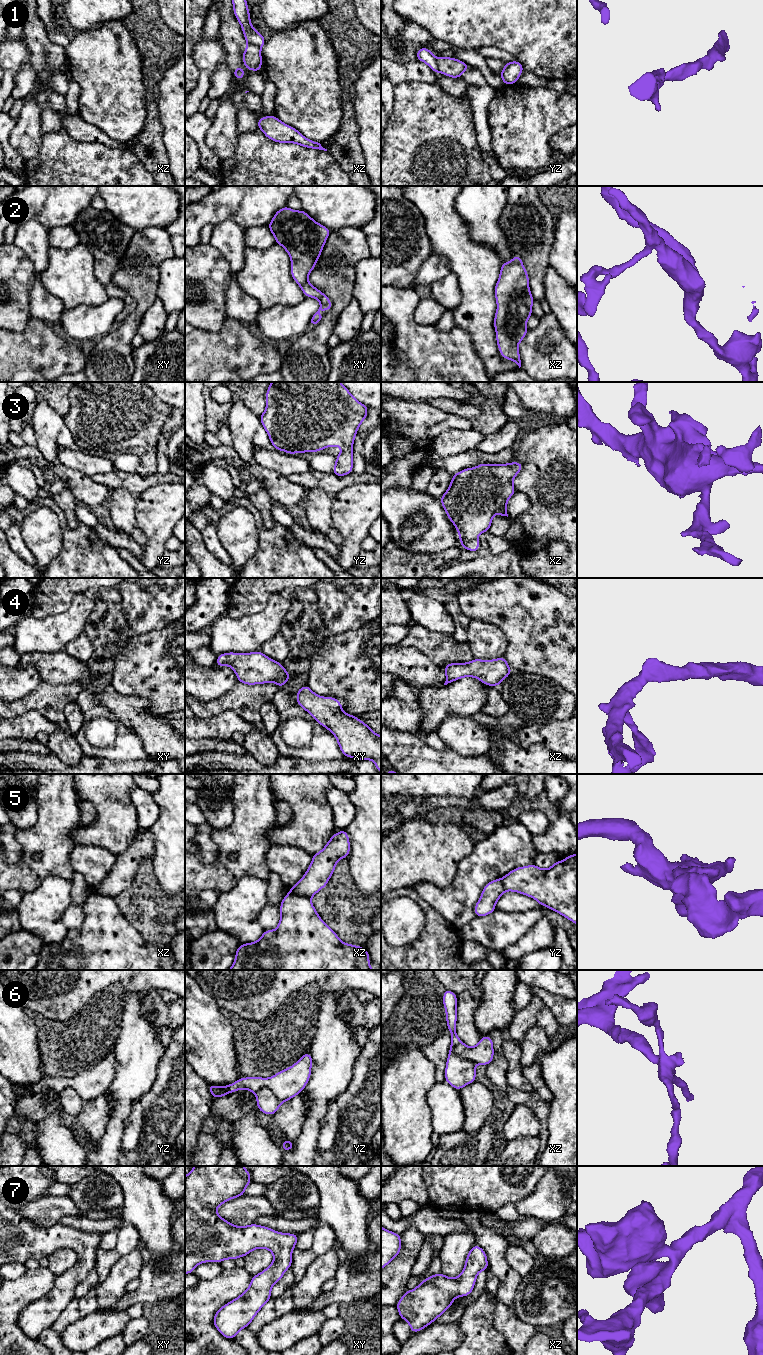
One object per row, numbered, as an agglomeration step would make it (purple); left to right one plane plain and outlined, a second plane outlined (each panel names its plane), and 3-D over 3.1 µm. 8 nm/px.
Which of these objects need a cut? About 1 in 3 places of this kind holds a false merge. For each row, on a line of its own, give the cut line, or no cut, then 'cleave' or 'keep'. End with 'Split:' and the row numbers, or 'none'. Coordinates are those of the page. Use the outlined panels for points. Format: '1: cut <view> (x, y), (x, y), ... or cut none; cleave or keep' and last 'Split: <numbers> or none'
1: cut xz (247, 41), (260, 48); cleave
2: cut none; keep
3: cut none; keep
4: cut none; keep
5: cut xz (289, 892), (310, 898); cleave
6: cut xz (457, 1043), (454, 1052), (474, 1064); cleave
7: cut none; keep
Split: 1, 5, 6

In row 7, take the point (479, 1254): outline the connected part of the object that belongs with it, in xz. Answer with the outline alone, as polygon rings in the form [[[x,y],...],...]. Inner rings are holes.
[[[475,1244],[458,1277],[434,1274],[425,1278],[414,1290],[407,1290],[396,1305],[400,1319],[409,1323],[412,1334],[423,1330],[454,1305],[455,1297],[471,1294],[480,1271],[488,1271],[488,1260],[485,1251]]]

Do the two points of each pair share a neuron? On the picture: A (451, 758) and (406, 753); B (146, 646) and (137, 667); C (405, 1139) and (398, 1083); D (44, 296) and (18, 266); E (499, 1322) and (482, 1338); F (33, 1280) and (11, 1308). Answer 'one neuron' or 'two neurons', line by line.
A: one neuron
B: one neuron
C: one neuron
D: two neurons
E: two neurons
F: one neuron

